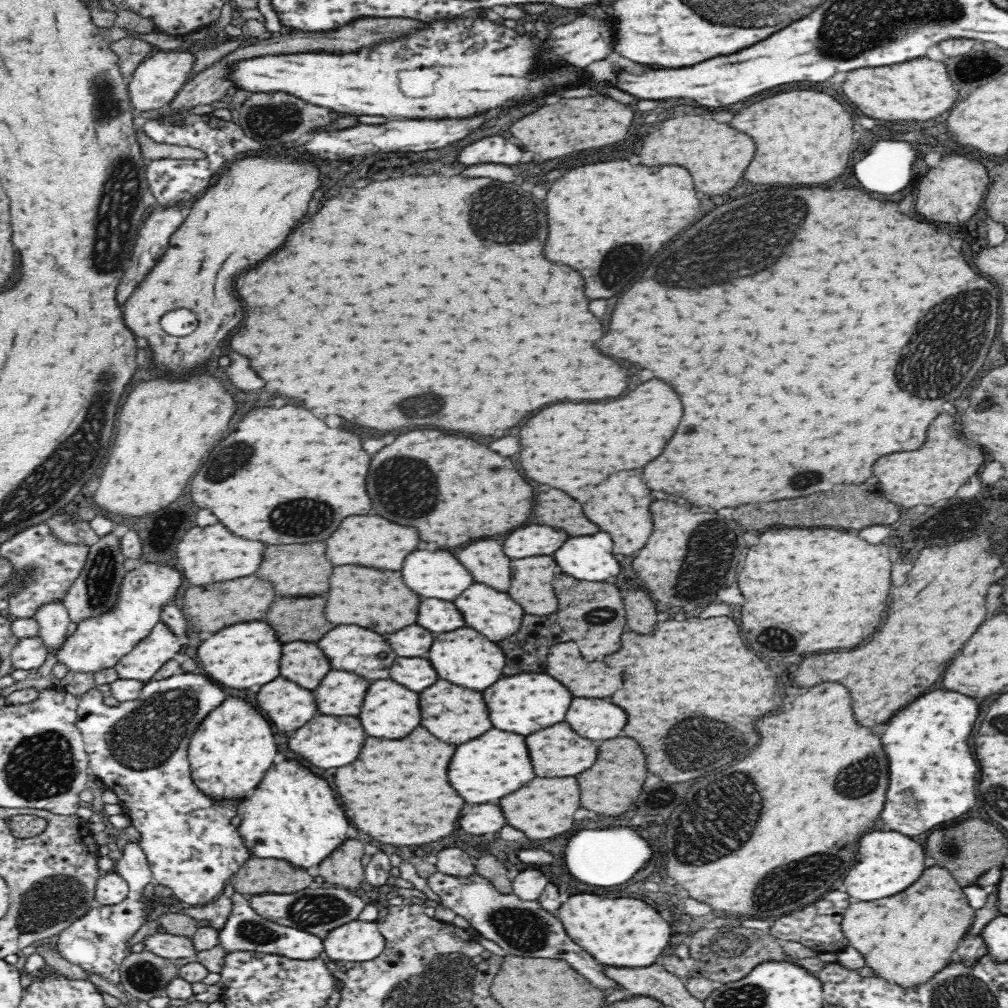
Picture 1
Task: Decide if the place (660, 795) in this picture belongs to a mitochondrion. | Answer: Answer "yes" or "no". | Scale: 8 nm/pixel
yes

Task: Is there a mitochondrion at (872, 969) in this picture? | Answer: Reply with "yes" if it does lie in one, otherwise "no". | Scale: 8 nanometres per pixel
no

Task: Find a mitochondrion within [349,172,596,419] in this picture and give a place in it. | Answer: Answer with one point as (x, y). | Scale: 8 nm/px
(524, 224)

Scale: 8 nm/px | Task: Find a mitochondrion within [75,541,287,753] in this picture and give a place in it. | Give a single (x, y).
(101, 577)

